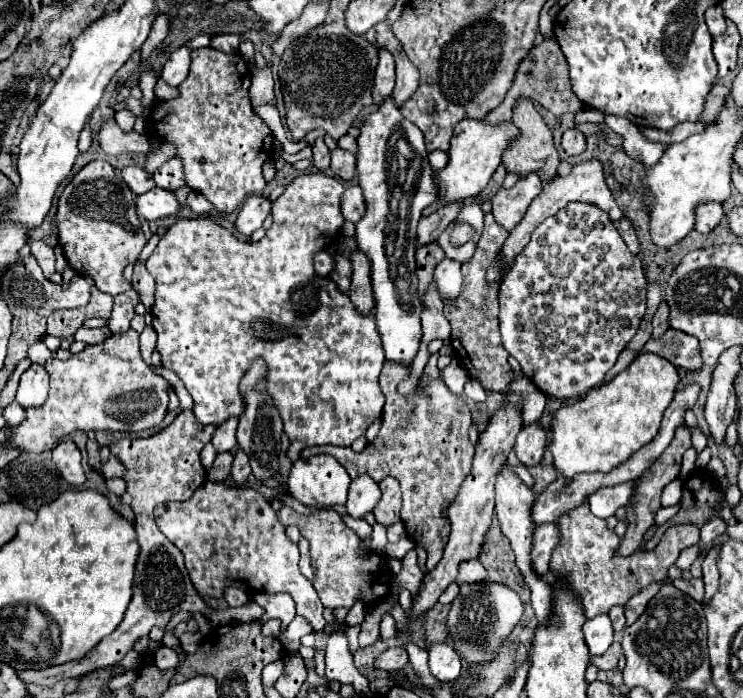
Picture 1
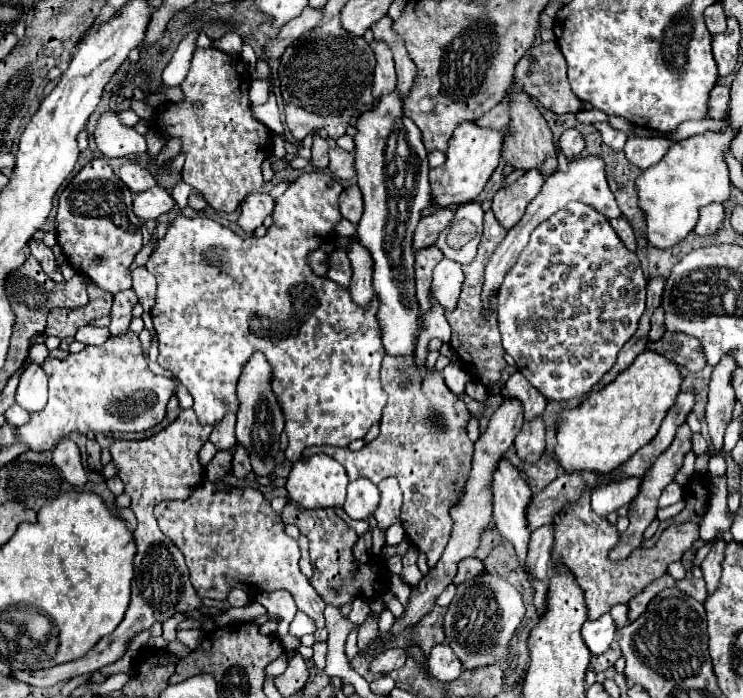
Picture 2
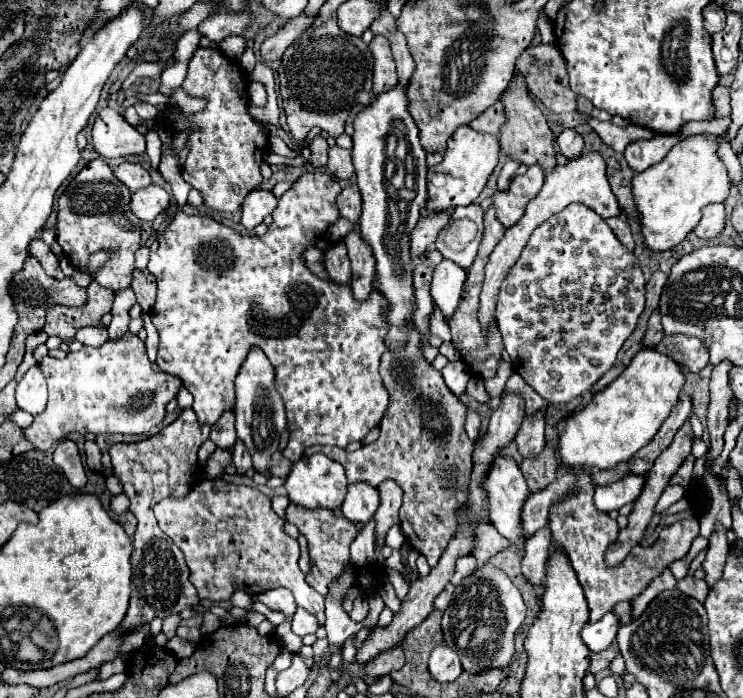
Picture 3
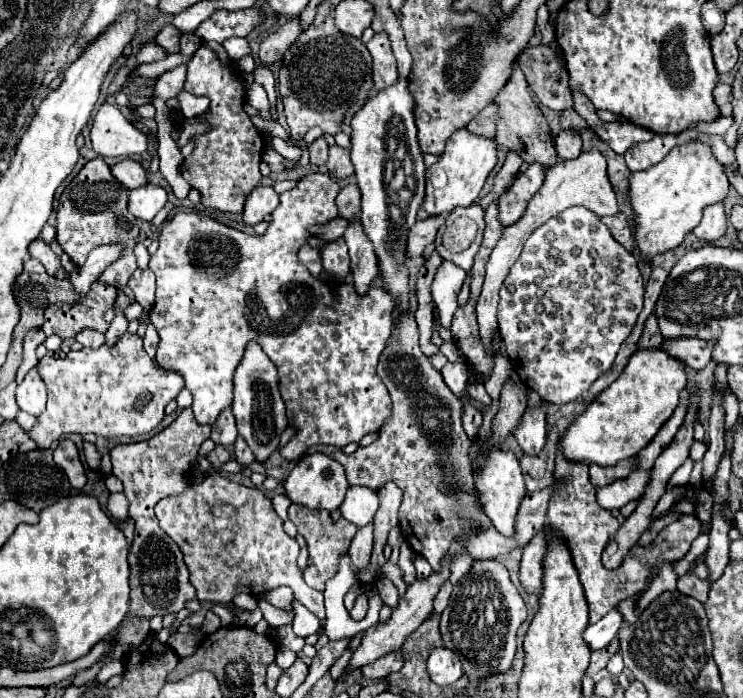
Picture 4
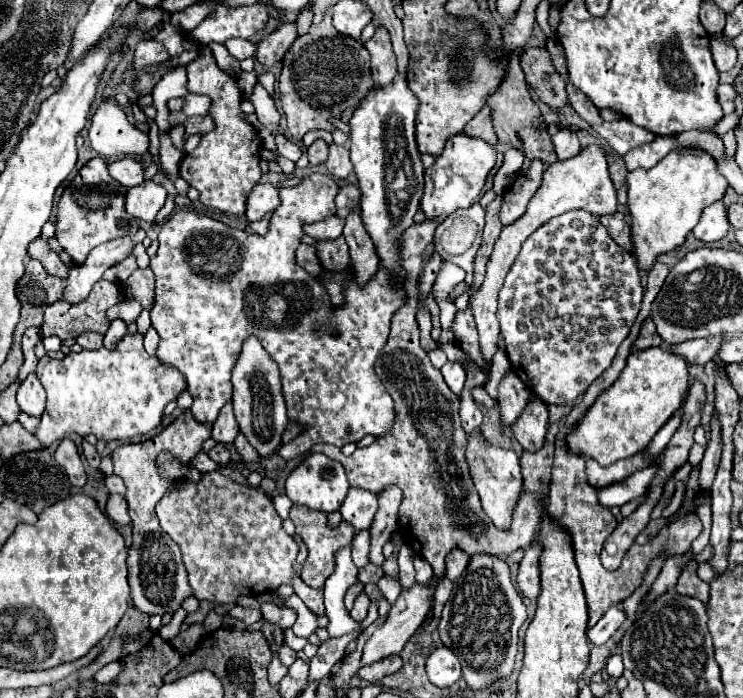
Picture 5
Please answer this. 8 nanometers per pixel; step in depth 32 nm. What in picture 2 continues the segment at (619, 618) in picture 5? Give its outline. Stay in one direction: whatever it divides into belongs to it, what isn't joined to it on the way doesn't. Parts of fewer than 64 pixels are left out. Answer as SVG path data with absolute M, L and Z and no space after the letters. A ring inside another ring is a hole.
M610 614L600 616L598 620L588 620L582 628L582 638L592 654L602 654L610 648L616 634L616 624Z

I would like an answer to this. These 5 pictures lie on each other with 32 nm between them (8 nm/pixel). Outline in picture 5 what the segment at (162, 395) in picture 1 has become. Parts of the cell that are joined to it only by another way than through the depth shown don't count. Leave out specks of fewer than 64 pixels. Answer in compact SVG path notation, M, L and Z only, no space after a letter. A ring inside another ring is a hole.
M142 334L124 336L124 340L114 350L82 350L82 352L70 352L62 362L52 360L50 356L40 358L36 376L40 384L44 386L48 400L46 410L42 414L42 422L36 428L36 436L42 444L50 446L56 440L62 440L68 434L80 434L88 436L94 434L98 440L110 442L110 440L130 440L136 436L142 436L150 430L154 430L162 420L162 410L168 402L176 400L182 390L186 390L186 378L178 368L164 364L158 360L158 356L150 356L144 350Z

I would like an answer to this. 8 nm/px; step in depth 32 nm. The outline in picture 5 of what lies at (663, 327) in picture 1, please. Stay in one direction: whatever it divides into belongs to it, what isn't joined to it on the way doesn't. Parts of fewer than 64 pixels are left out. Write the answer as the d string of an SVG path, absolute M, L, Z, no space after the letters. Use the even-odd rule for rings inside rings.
M650 318L644 320L642 328L640 328L640 334L638 338L634 340L634 346L632 346L632 352L638 352L638 350L646 350L646 348L652 348L652 346L660 346L662 340L658 340L658 334L654 332L654 324L650 324Z

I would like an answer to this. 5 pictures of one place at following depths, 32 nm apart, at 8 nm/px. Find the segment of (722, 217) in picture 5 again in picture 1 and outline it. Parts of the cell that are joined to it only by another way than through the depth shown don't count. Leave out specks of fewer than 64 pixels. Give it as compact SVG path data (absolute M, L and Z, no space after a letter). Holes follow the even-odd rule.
M710 202L710 204L698 206L698 216L696 216L694 230L700 232L700 234L708 234L720 224L722 216L724 216L724 208L718 202Z

